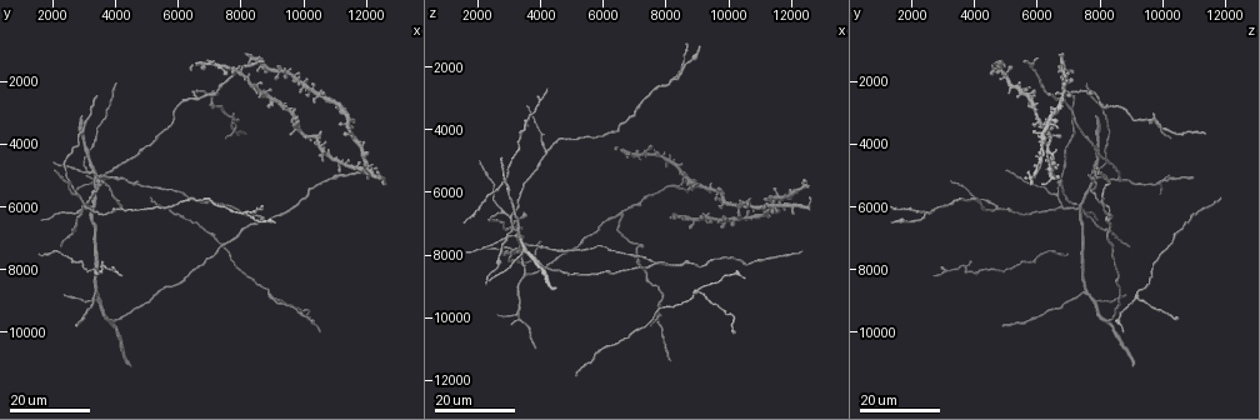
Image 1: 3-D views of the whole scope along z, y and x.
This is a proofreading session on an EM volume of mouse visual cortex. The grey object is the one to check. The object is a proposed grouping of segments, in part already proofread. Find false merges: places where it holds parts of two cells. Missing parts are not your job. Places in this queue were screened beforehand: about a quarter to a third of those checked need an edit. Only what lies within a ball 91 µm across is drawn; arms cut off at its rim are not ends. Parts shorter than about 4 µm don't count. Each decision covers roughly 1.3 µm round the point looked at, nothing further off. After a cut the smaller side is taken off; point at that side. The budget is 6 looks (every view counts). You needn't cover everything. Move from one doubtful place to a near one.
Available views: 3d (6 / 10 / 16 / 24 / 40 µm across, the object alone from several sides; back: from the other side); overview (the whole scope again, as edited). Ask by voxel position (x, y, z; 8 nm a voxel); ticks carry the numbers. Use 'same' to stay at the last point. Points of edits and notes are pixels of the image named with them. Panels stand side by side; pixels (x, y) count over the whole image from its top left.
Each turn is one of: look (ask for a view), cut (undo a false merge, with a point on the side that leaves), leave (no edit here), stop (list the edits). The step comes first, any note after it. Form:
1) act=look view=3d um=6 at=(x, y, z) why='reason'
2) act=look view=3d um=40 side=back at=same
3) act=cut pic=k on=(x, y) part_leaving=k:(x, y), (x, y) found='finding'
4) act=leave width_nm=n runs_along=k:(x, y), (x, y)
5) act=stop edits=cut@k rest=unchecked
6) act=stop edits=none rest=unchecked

act=look view=3d um=24 at=(9100, 9000, 9200) why='branch point'

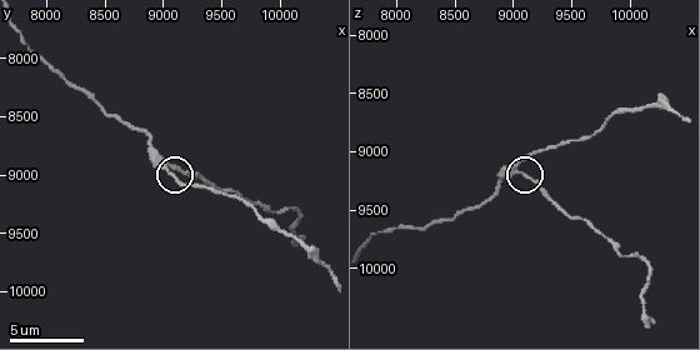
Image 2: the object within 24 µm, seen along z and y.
act=look view=3d um=6 at=(9020, 8900, 9140)

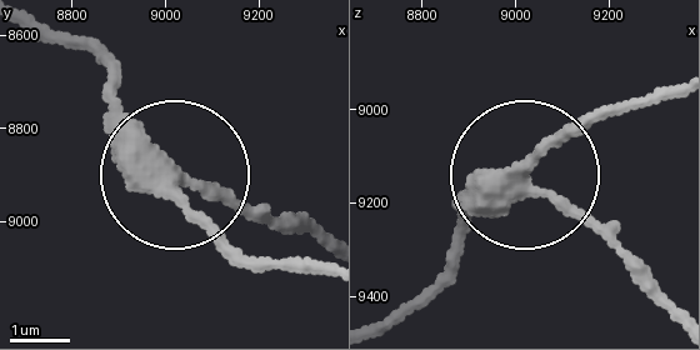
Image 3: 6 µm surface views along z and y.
act=look view=3d um=6 side=back at=(9015, 8910, 9155)

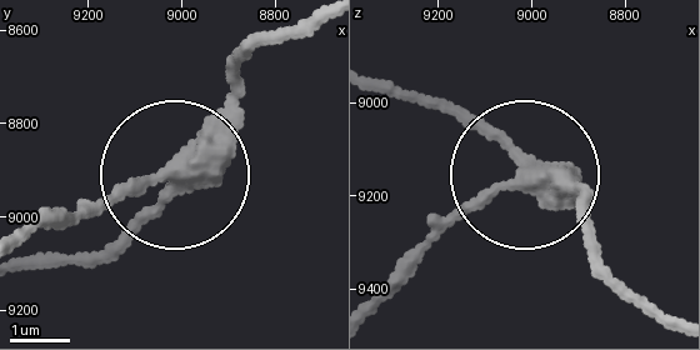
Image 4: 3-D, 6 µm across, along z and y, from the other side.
act=leave arms=3 found='continuous, no second cell'

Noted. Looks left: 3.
act=look view=3d um=24 at=(3100, 4900, 7900) why='three-way junction'

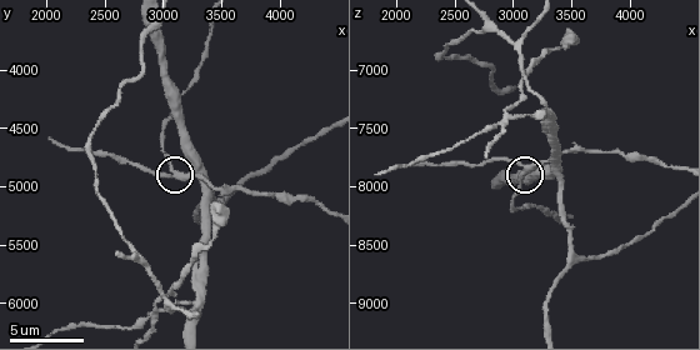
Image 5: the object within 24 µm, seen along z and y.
act=look view=3d um=6 at=(3080, 4880, 7840)

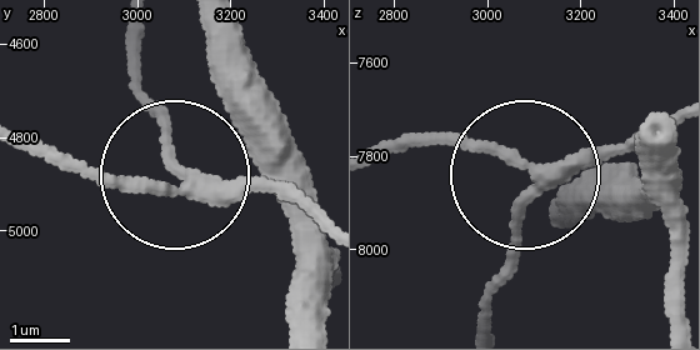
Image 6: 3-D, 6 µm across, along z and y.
act=leave width_nm=240 runs_along=6:(676, 295), (671, 235), (601, 165), (383, 145) found='all the same cell'

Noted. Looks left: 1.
act=look view=3d um=10 at=(3540, 5100, 8620) why='arms part here'

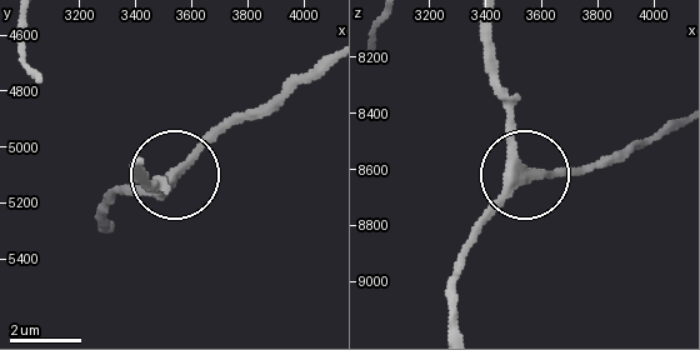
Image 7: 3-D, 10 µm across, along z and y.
act=leave runs_along=7:(529, 171), (583, 165) found='continuous, no second cell'

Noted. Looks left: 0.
act=stop edits=none rest=unchecked

